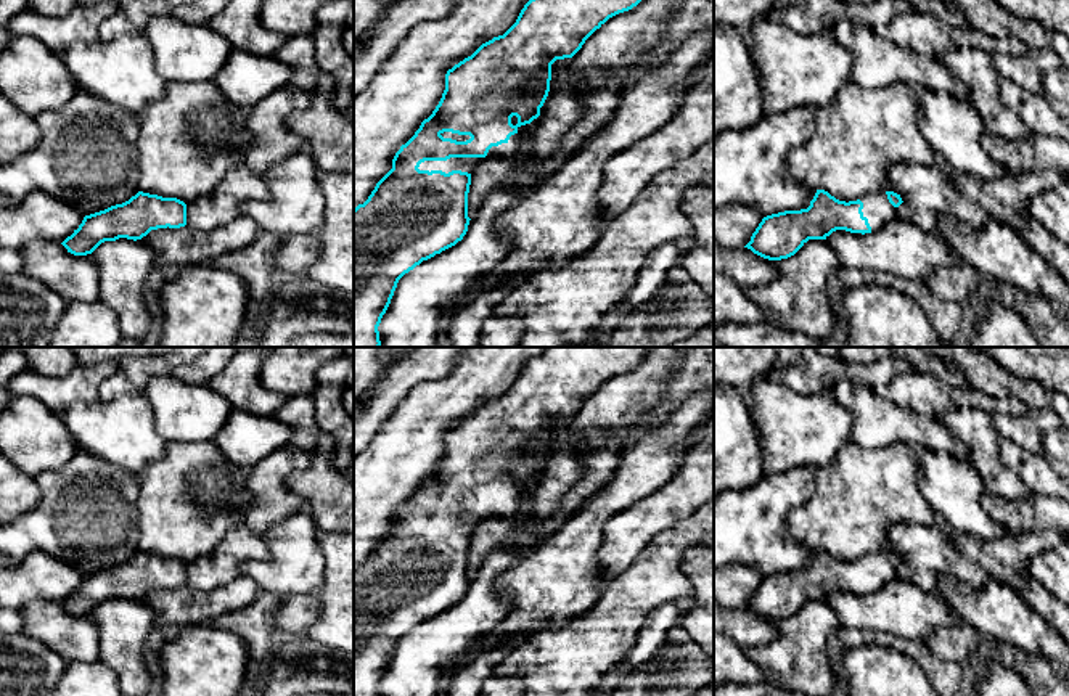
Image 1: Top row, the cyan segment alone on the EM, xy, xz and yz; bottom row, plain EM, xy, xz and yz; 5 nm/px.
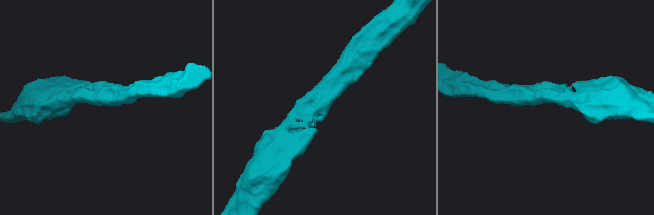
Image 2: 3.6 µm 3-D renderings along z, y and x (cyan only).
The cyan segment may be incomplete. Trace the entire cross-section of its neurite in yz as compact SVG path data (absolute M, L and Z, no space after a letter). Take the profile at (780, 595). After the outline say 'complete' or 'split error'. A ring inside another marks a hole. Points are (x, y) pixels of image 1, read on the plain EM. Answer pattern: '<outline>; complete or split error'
M817 550L807 569L764 577L744 608L768 620L788 619L809 600L826 600L836 590L862 595L878 592L895 577L902 563L894 551L878 551L846 563Z; split error

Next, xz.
M547 347L524 365L516 383L503 395L482 403L471 416L447 431L445 450L432 474L424 479L415 495L400 506L392 519L392 529L376 543L368 559L354 569L354 696L379 696L378 686L391 664L399 640L423 620L440 614L463 600L471 580L468 577L468 553L474 527L485 518L511 518L518 513L522 487L540 476L540 468L548 456L551 424L556 420L572 418L596 389L609 378L637 366L649 349L651 347Z; split error

